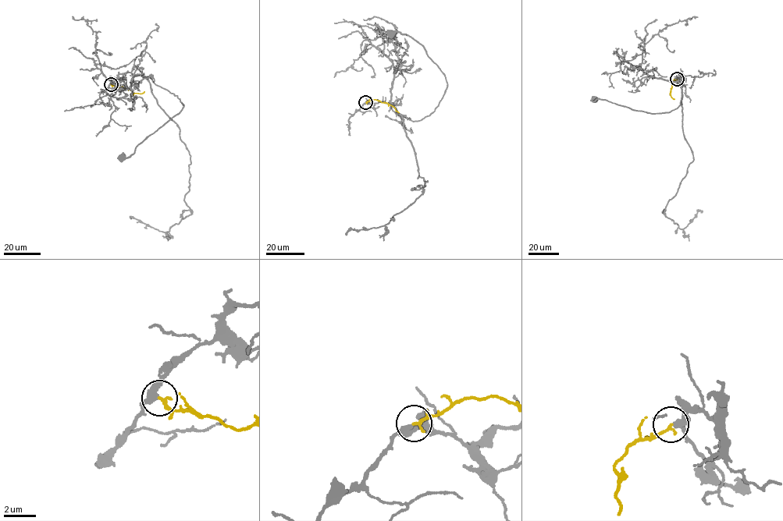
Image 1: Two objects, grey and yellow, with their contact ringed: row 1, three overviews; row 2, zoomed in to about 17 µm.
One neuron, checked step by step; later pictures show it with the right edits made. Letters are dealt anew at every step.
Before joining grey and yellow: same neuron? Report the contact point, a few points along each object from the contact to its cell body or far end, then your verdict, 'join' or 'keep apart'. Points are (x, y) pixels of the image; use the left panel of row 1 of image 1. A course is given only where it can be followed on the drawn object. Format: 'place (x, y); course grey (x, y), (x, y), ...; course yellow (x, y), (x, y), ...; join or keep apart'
place (111, 84); course grey (110, 84), (119, 73), (148, 76), (177, 96), (183, 105), (129, 157), (121, 157); course yellow (111, 84), (129, 89), (133, 93), (144, 91); join

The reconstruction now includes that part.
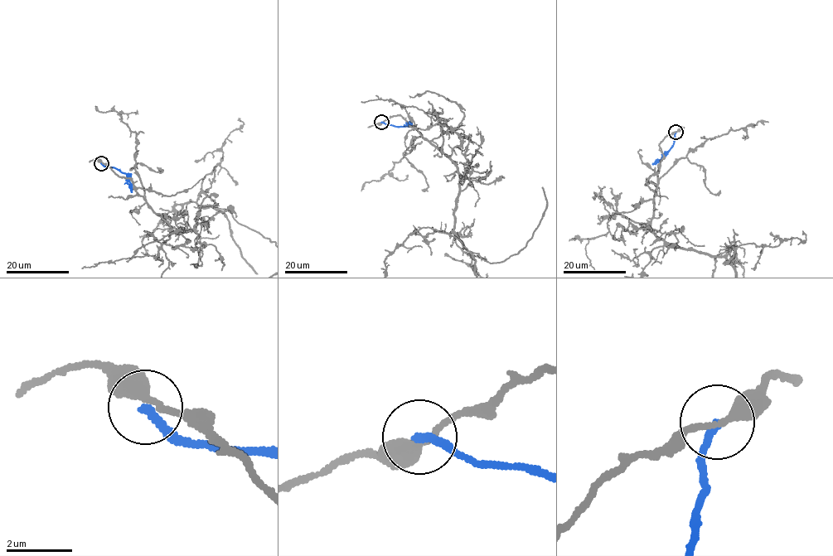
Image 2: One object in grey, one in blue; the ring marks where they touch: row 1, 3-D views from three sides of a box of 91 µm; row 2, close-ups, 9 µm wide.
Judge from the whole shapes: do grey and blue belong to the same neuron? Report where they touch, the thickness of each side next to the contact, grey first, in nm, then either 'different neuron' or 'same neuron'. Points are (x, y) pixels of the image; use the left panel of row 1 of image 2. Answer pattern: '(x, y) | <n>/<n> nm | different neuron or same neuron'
(101, 163) | 320/240 nm | different neuron

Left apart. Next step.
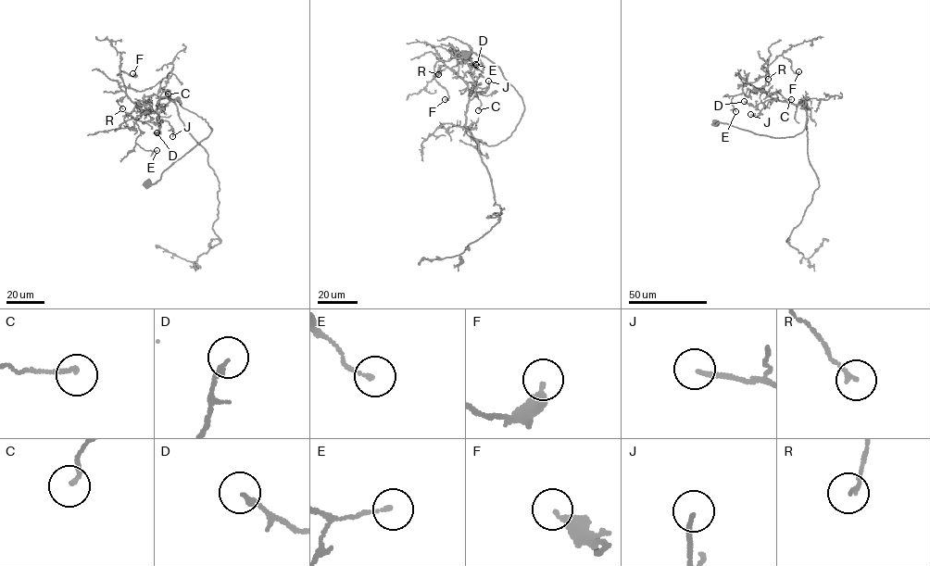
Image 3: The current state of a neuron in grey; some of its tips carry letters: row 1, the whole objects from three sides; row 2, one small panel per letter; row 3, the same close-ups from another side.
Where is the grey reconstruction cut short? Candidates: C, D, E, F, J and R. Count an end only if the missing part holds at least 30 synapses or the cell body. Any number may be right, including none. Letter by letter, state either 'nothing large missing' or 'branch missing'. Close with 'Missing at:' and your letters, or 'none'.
C: nothing large missing
D: nothing large missing
E: nothing large missing
F: nothing large missing
J: nothing large missing
R: nothing large missing
Missing at: none

